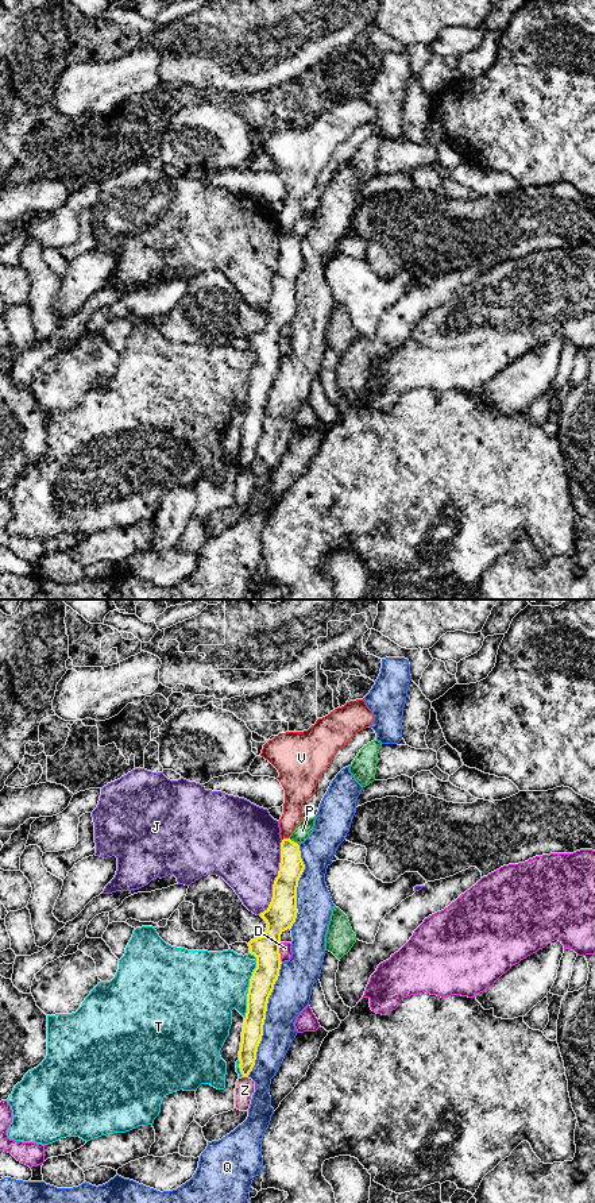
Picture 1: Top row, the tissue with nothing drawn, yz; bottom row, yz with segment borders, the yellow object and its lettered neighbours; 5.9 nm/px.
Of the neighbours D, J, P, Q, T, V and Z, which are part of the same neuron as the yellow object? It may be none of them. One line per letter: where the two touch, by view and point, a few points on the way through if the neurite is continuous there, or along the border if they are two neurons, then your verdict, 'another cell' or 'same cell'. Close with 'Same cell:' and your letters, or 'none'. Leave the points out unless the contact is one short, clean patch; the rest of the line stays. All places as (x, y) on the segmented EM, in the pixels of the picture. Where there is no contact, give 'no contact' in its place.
D: yz (278, 952) | another cell
J: yz (275, 878) | another cell
P: yz (293, 841) | along yz (289, 837), (297, 844) | another cell
Q: yz (265, 1018) | another cell
T: yz (250, 986) | another cell
V: yz (285, 839) | along yz (288, 837), (282, 840) | another cell
Z: yz (246, 1075) | another cell
Same cell: none

